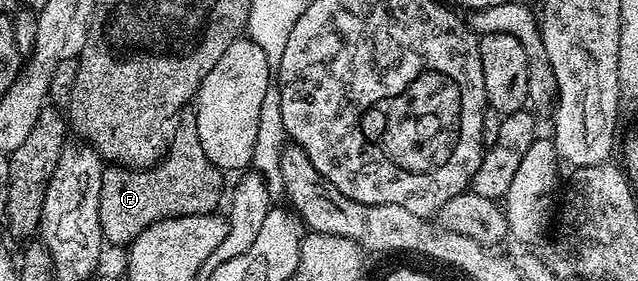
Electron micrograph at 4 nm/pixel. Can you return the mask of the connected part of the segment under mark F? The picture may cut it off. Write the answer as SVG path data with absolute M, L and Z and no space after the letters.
M189 105L183 107L179 113L178 118L175 120L174 128L176 127L176 132L171 132L170 142L167 144L166 150L164 152L164 158L156 164L155 167L150 167L147 169L133 169L131 167L121 167L119 165L108 165L105 166L102 172L102 189L100 190L100 204L98 205L98 217L100 218L100 228L104 234L105 240L109 244L112 243L124 243L123 245L131 245L136 238L143 233L143 231L150 225L155 223L161 223L164 219L177 219L178 217L186 217L187 215L210 215L217 210L216 207L220 203L220 194L224 191L224 179L222 171L217 168L214 164L207 159L205 150L202 149L201 138L198 137L198 121L196 120L196 108L195 106Z

